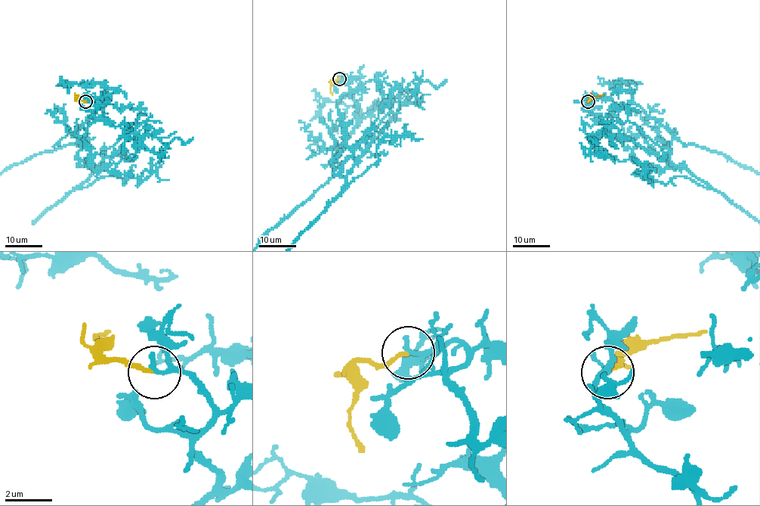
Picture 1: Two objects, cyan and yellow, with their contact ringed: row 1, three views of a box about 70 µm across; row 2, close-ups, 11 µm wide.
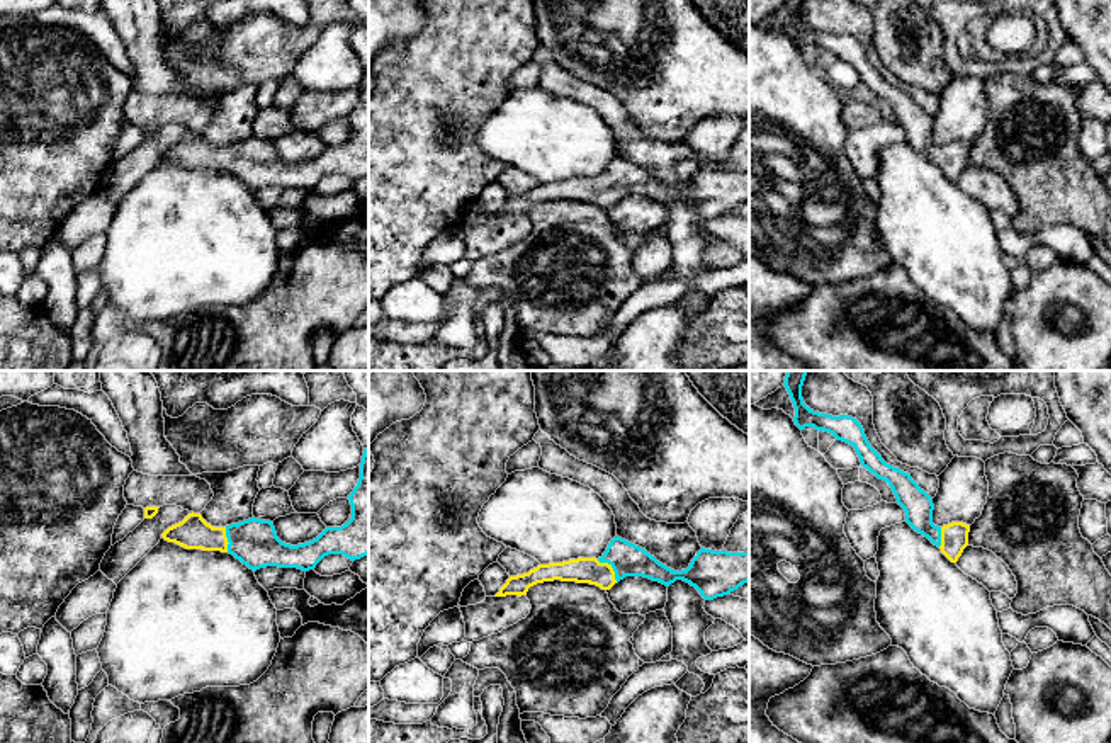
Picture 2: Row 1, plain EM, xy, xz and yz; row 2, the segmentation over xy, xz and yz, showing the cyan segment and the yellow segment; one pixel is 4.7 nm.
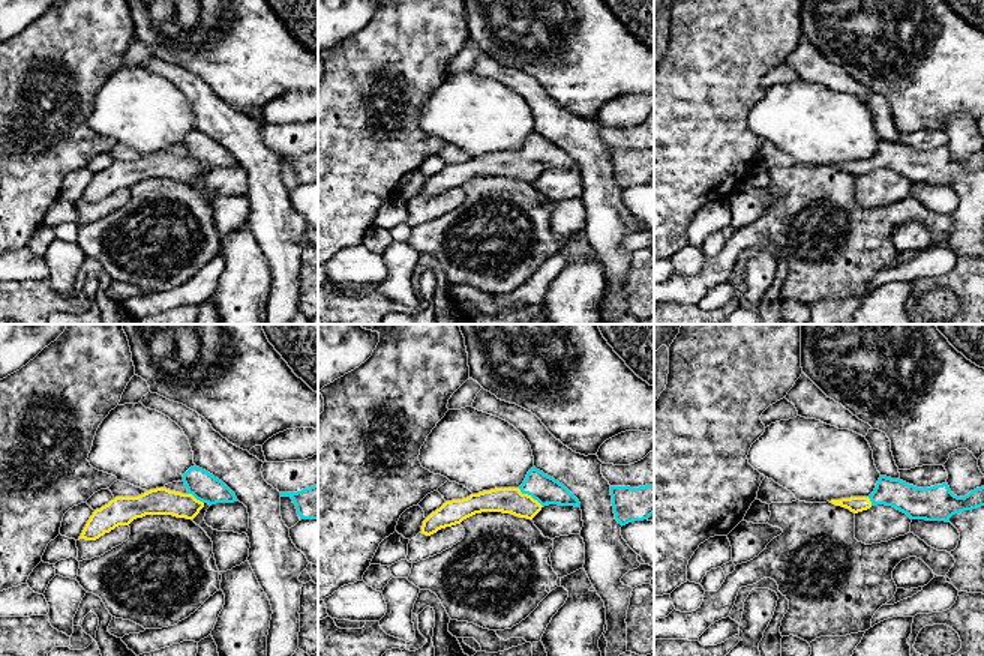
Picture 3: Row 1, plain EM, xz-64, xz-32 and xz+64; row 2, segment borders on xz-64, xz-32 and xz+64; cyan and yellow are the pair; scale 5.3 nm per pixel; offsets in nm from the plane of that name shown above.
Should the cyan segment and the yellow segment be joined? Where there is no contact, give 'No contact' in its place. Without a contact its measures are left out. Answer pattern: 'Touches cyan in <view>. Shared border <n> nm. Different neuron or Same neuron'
Touches cyan in xz. Shared border 150 nm. Same neuron

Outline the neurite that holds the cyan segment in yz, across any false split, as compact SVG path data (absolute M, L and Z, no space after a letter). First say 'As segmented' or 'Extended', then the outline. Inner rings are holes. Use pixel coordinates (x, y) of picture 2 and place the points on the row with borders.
Extended. M787 371L783 386L787 388L795 408L793 422L804 430L829 432L836 440L843 440L854 447L860 462L878 479L883 479L892 488L897 503L905 512L905 522L919 534L928 537L941 553L956 563L963 549L968 546L970 525L951 522L938 527L933 524L933 498L919 488L909 473L887 464L882 456L870 445L861 423L848 415L832 417L810 410L802 398L802 386L809 371Z

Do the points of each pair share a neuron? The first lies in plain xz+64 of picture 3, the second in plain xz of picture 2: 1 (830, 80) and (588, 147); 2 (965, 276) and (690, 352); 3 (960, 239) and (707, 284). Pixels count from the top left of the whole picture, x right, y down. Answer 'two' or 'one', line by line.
1: two
2: one
3: two

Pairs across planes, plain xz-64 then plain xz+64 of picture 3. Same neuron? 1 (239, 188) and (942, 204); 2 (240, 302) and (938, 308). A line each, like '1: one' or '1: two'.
1: two
2: two

